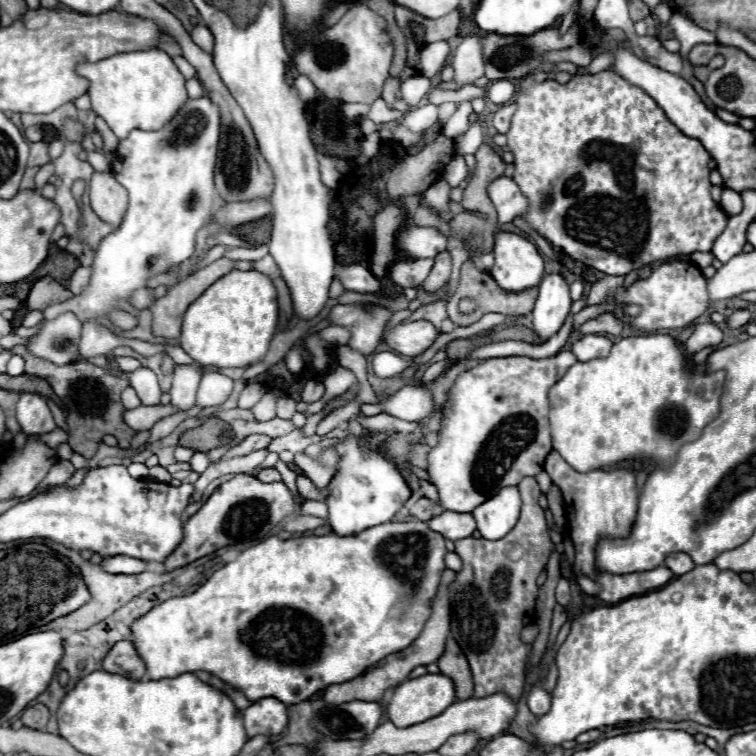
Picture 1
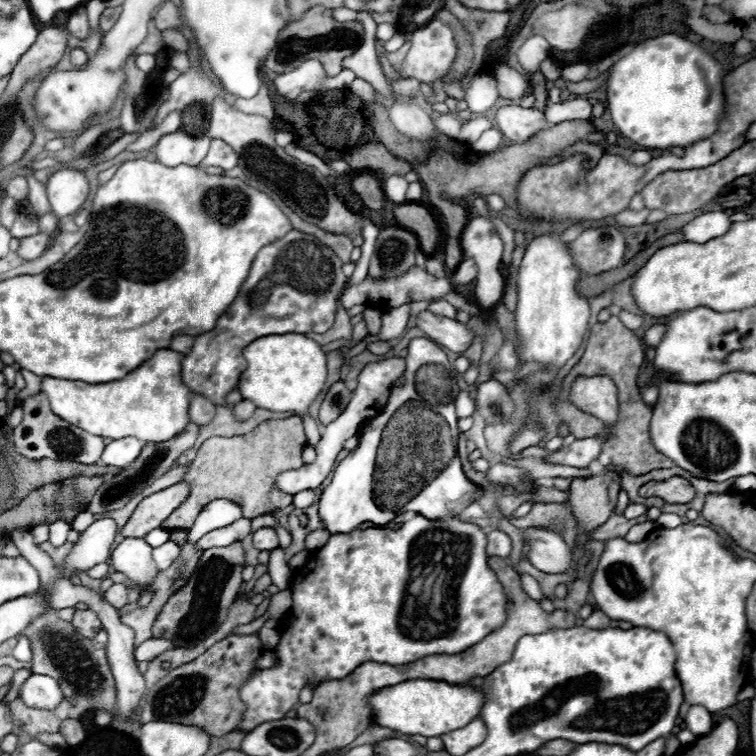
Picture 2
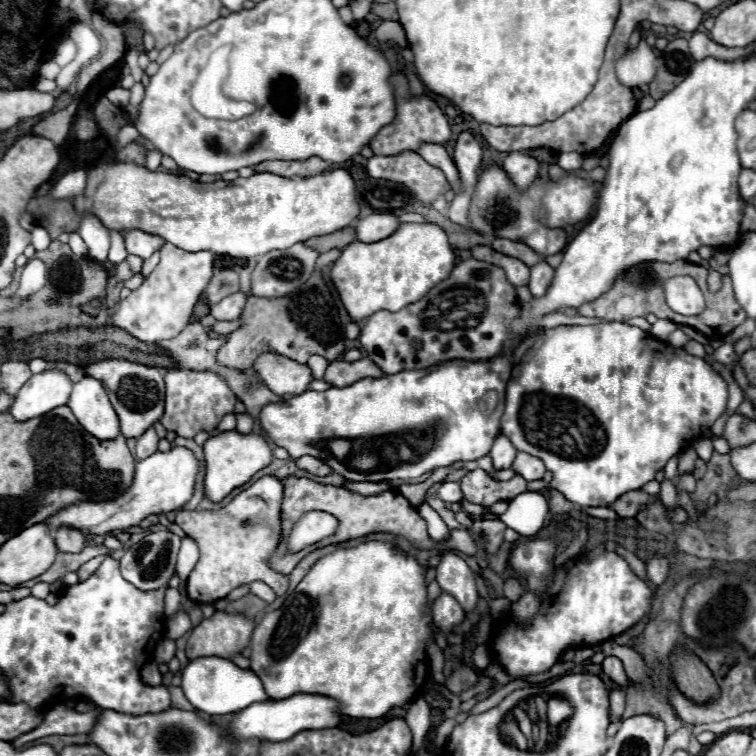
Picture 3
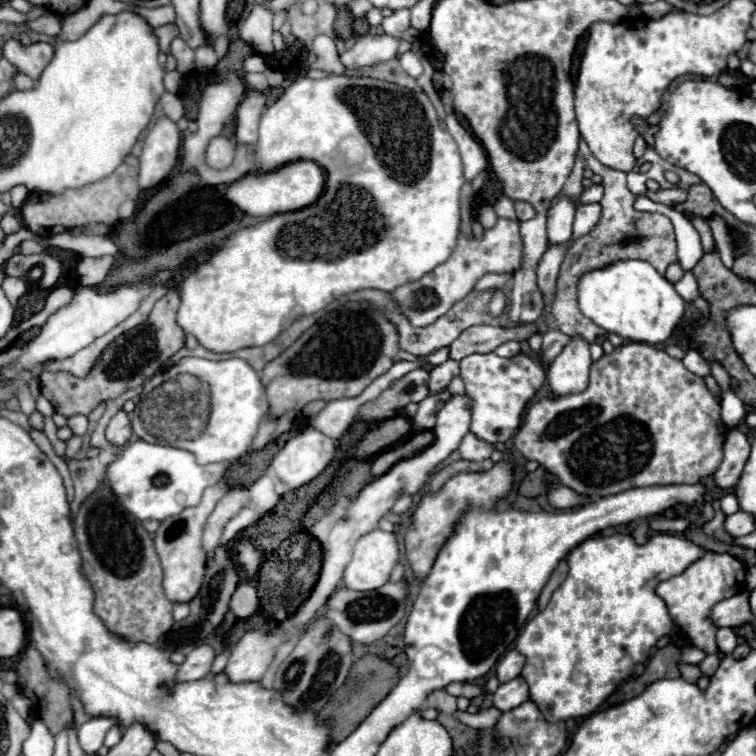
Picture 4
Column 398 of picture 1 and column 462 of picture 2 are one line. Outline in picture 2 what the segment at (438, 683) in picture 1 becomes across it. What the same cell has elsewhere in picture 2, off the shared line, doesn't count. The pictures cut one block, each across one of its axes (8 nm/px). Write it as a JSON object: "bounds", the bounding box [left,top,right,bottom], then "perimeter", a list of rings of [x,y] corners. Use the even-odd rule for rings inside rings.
{"bounds":[370,680,484,736],"perimeter":[[[408,680],[376,692],[370,698],[370,706],[372,706],[374,722],[384,728],[402,734],[442,736],[478,718],[484,706],[484,694],[478,688],[464,684],[448,684],[442,680],[414,680],[414,684],[410,684]]]}

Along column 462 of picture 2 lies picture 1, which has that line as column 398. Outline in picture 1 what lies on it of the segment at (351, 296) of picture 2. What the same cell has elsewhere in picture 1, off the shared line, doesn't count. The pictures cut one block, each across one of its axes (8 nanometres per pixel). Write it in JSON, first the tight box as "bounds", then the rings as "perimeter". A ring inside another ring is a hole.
{"bounds":[390,258,434,288],"perimeter":[[[420,258],[420,260],[396,260],[390,266],[390,278],[402,288],[418,288],[430,274],[434,260]]]}

